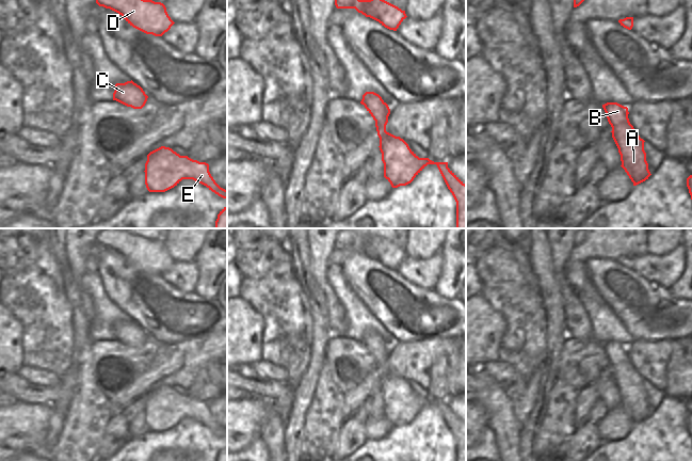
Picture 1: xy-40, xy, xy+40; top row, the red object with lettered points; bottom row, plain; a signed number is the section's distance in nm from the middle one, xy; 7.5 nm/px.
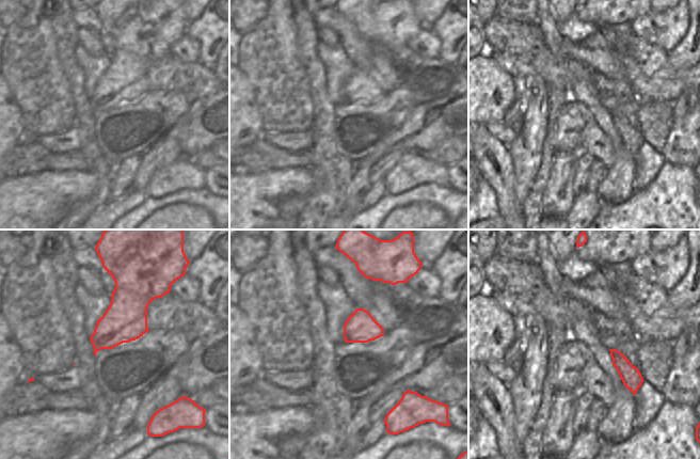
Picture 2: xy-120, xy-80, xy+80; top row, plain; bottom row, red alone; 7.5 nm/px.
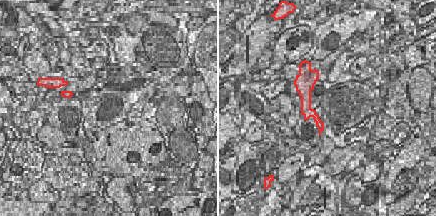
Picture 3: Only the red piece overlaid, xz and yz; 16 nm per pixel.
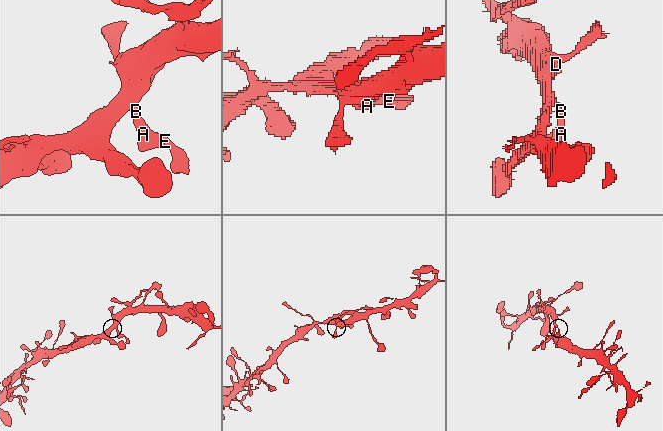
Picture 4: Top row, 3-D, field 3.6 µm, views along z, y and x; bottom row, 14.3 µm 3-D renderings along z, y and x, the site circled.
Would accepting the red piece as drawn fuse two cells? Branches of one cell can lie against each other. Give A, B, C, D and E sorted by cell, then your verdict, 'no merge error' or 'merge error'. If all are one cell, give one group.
A B C D E; no merge error

